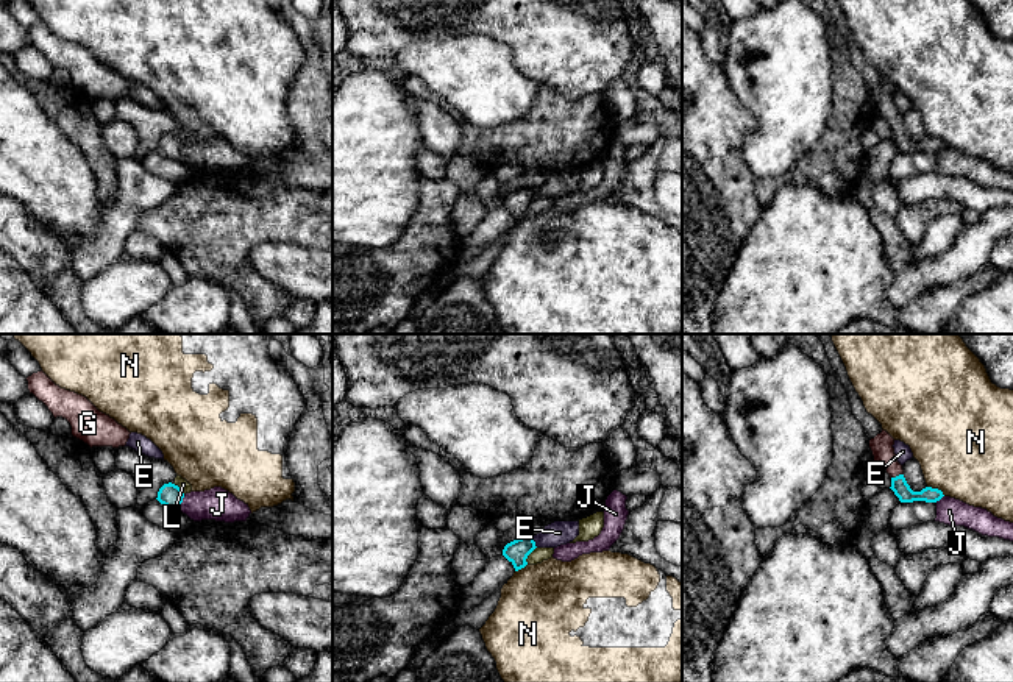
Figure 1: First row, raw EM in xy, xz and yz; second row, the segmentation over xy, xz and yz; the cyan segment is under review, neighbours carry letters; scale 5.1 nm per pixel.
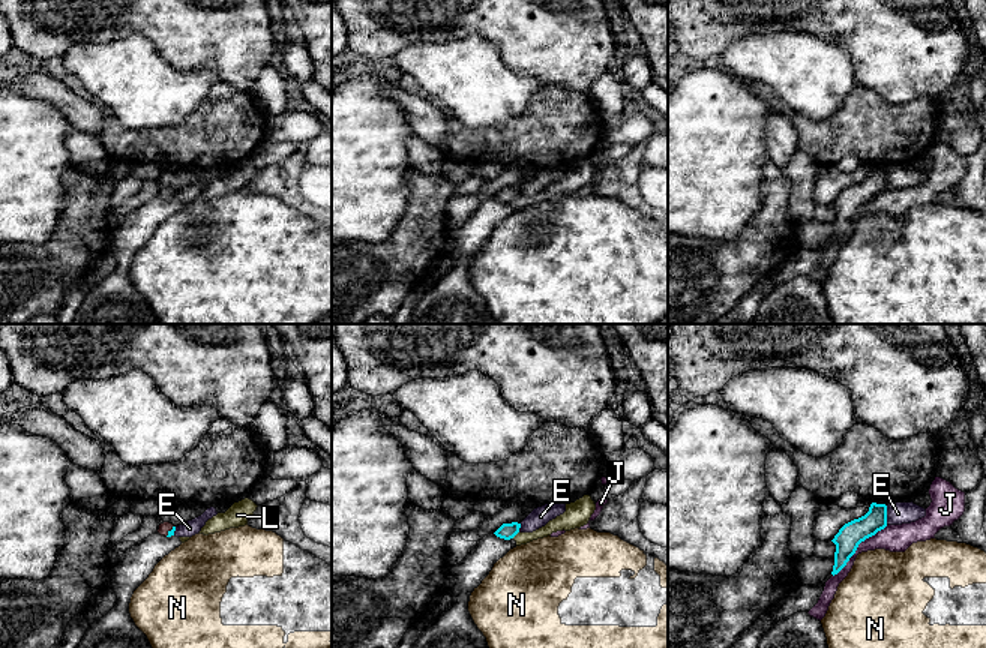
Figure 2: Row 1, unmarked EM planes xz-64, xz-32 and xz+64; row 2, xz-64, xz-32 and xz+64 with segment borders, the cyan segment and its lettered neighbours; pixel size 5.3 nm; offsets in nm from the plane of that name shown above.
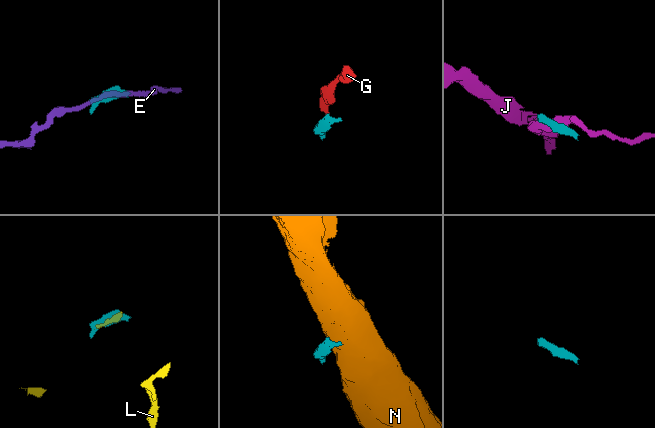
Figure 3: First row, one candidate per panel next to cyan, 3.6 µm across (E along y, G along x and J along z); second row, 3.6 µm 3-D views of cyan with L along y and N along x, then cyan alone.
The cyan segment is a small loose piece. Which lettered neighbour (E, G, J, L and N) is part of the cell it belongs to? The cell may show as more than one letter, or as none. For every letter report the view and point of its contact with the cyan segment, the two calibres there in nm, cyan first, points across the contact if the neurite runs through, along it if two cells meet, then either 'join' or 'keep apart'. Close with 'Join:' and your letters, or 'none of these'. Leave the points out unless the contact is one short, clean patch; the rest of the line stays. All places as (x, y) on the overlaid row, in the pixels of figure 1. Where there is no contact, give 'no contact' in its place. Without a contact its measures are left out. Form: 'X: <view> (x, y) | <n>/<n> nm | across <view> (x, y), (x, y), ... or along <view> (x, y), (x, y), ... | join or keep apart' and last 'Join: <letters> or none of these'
E: xz (534, 542) | 120/130 nm | keep apart
G: yz (896, 476) | 90/110 nm | across yz (899, 486), (896, 476), (884, 456), (882, 444) | join
J: xy (181, 501) | 120/170 nm | keep apart
L: xz (528, 554) | 120/80 nm | along xz (536, 547), (528, 556), (526, 564) | keep apart
N: yz (937, 489) | 90/480 nm | along yz (927, 486), (937, 487), (945, 495) | keep apart
Join: G

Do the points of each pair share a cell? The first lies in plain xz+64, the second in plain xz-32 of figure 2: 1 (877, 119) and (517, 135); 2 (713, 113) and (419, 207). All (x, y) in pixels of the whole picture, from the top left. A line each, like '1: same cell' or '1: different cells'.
1: same cell
2: different cells

